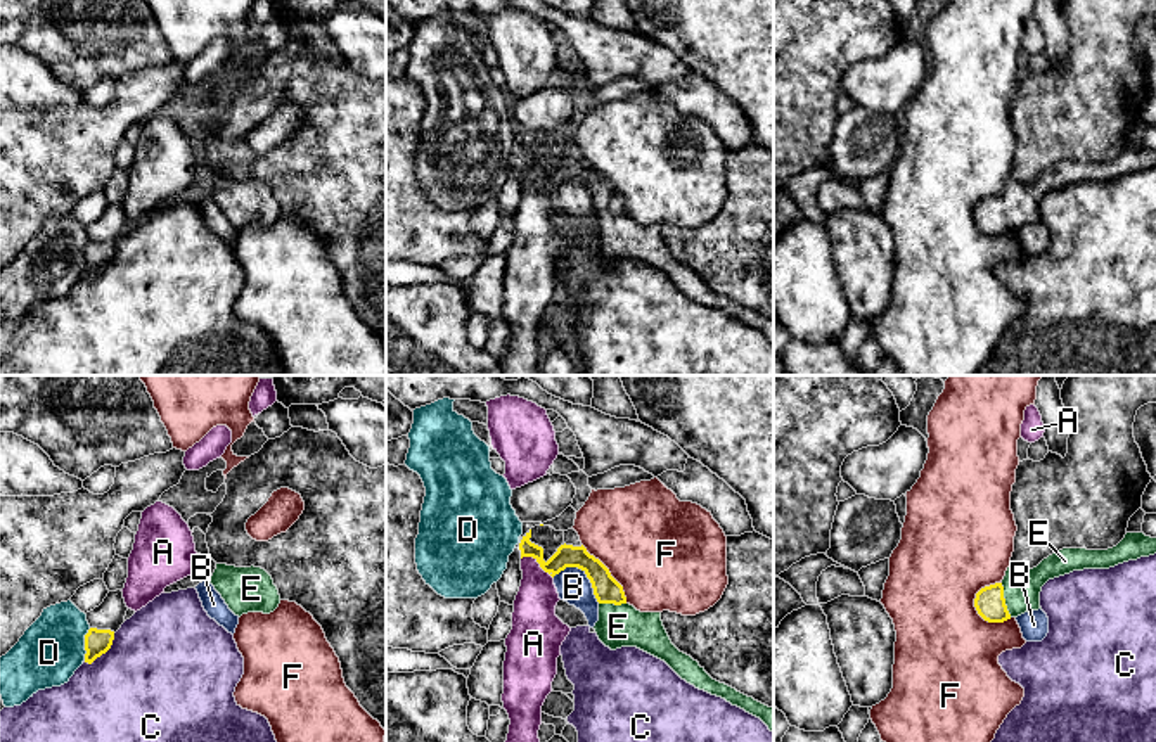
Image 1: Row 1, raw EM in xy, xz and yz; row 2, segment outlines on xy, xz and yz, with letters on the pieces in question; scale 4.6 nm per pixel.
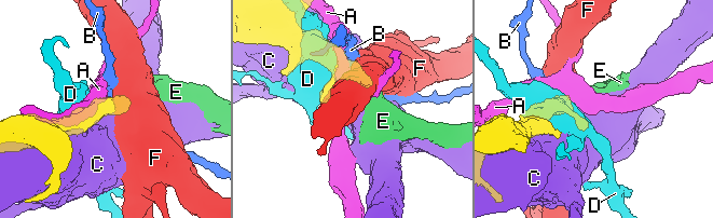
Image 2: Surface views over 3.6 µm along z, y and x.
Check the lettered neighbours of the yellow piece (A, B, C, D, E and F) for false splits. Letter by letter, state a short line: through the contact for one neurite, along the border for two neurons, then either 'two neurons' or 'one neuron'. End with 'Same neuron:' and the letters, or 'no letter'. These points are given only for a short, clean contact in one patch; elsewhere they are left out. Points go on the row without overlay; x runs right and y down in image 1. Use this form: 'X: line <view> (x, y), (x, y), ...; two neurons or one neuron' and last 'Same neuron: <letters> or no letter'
A: two neurons
B: line xz (552, 189), (566, 180), (578, 180), (599, 215); two neurons
C: two neurons
D: two neurons
E: line yz (990, 217), (1004, 213), (1021, 199); one neuron
F: two neurons
Same neuron: E

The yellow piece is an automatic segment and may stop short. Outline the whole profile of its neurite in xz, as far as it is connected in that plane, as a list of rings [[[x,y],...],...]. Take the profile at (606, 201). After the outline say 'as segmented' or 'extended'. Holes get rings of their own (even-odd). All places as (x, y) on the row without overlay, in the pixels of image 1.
[[[531,142],[519,156],[521,171],[533,170],[552,190],[566,180],[578,180],[587,187],[599,214],[599,233],[594,242],[606,259],[611,263],[637,259],[665,273],[687,296],[711,308],[722,310],[732,318],[760,330],[768,342],[774,344],[774,320],[713,292],[697,273],[680,265],[671,256],[663,239],[661,225],[640,225],[630,218],[623,199],[611,189],[609,182],[599,171],[587,164],[583,157],[573,159],[564,156],[545,175],[543,161],[531,156],[530,150]]] | extended

